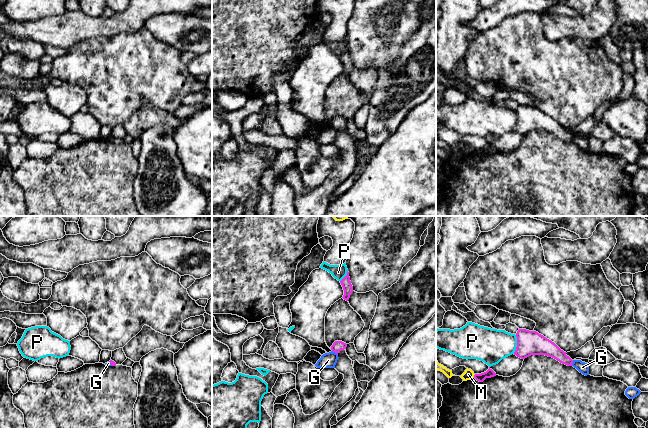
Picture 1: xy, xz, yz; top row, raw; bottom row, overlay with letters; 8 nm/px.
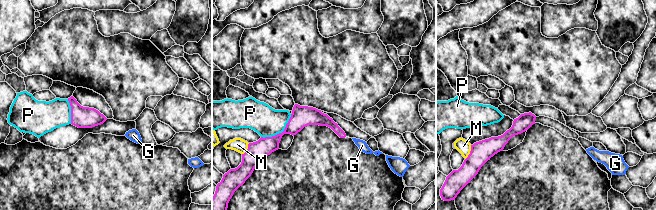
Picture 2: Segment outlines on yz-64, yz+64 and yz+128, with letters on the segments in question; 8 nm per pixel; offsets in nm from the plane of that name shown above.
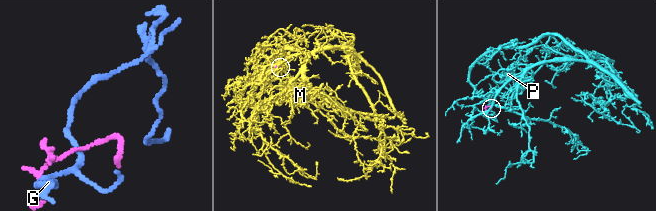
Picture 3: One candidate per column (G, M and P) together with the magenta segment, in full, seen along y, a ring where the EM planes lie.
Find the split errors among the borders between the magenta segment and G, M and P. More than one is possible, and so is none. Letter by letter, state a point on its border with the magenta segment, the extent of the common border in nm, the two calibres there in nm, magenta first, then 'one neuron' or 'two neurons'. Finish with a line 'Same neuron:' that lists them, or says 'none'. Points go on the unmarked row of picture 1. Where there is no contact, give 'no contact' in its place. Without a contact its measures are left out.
G: xz (335, 128) | 60 nm | 90/130 nm | two neurons
M: yz (474, 151) | 30 nm | 70/80 nm | two neurons
P: yz (517, 120) | 150 nm | 190/280 nm | two neurons
Same neuron: none

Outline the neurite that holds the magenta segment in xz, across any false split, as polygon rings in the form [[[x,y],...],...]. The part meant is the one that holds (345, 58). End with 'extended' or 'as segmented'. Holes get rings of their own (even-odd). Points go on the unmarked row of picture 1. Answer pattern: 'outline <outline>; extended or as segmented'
outline [[[347,47],[347,51],[340,57],[340,59],[341,59],[343,66],[344,66],[344,71],[342,74],[344,76],[348,77],[351,69],[353,68],[353,62],[351,60],[348,47]]]; as segmented

